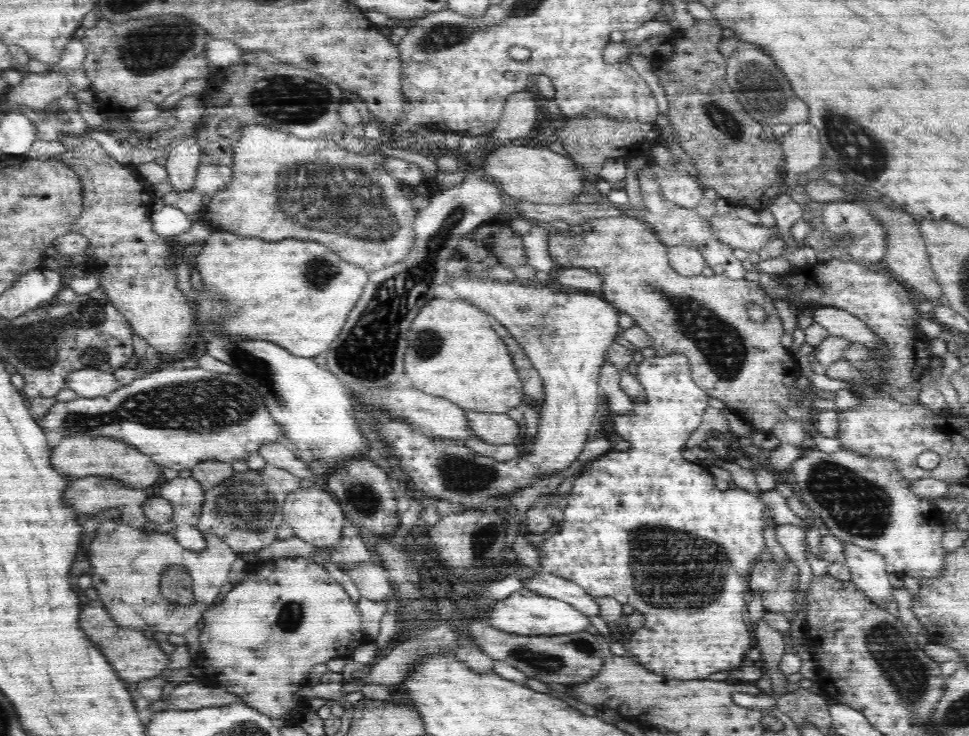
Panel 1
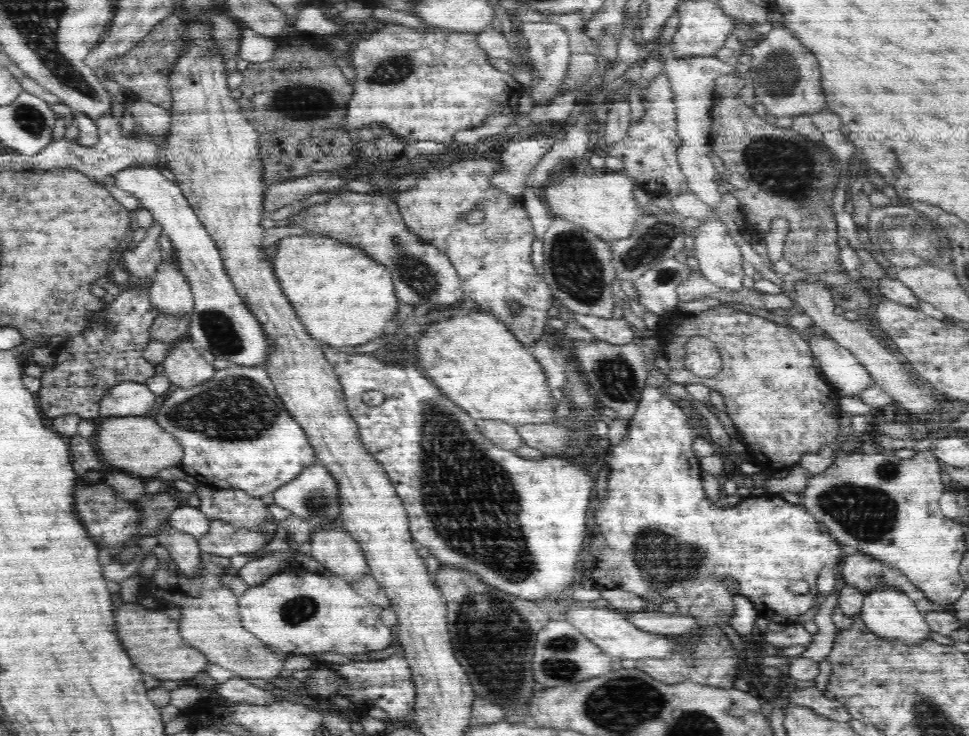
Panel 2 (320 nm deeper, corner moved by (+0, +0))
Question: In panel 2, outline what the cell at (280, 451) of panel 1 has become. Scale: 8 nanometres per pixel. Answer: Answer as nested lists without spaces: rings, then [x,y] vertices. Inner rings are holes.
[[[315,463],[308,468],[304,468],[294,480],[286,482],[285,486],[276,488],[273,492],[274,503],[282,508],[286,508],[292,516],[302,518],[310,532],[319,528],[328,528],[334,524],[334,527],[340,526],[345,529],[343,521],[340,518],[340,504],[338,504],[338,485],[334,481],[334,477],[330,476],[326,467]]]

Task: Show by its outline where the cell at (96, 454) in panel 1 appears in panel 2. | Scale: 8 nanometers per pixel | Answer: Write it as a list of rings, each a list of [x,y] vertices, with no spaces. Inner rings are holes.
[[[120,416],[102,419],[104,424],[98,429],[96,446],[106,464],[120,468],[120,472],[130,472],[133,476],[152,476],[162,468],[180,466],[182,462],[182,445],[176,437],[162,430],[158,422],[146,417]]]

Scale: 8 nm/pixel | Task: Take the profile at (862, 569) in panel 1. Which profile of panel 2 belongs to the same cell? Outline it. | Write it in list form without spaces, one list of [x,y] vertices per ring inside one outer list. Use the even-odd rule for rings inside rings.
[[[880,584],[874,590],[868,592],[864,597],[859,616],[870,632],[888,642],[897,641],[912,644],[927,640],[930,636],[931,630],[926,619],[924,619],[924,615],[917,609],[914,601],[910,600],[906,593],[897,586]]]

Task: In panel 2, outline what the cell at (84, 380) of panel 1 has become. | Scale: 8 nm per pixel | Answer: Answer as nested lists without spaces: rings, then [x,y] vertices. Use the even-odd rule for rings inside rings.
[[[118,382],[108,394],[100,398],[99,419],[120,416],[146,416],[158,404],[157,394],[145,384]]]

